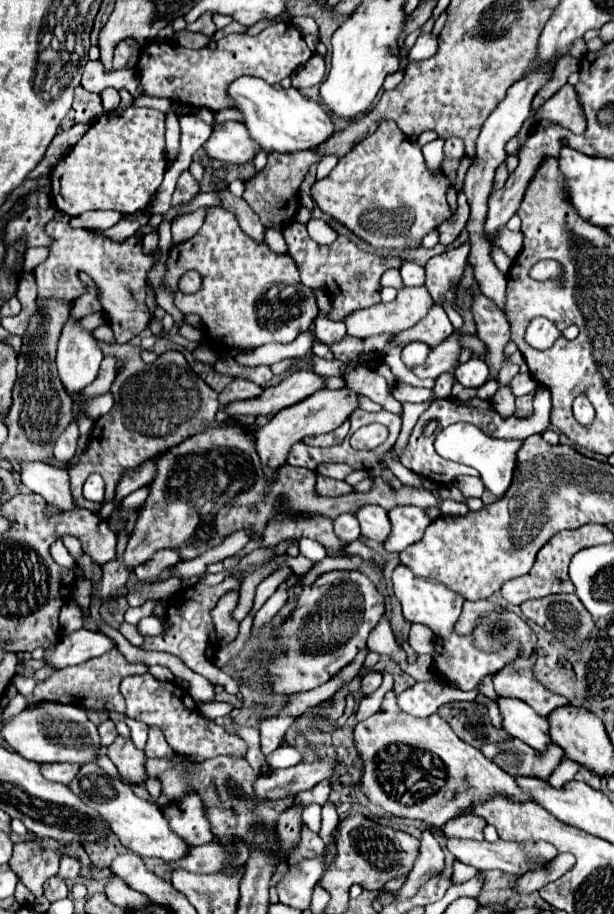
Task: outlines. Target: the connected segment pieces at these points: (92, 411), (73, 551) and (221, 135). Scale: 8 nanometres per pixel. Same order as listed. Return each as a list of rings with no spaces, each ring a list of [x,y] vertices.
[[[106,393],[106,395],[100,395],[100,397],[94,397],[90,401],[84,403],[86,407],[86,413],[92,417],[92,419],[100,419],[102,415],[106,415],[114,405],[114,399],[112,399],[112,393]]]
[[[64,537],[62,541],[64,541],[64,545],[66,545],[68,553],[70,553],[76,561],[84,555],[84,551],[82,551],[82,547],[80,547],[80,541],[78,541],[78,539],[74,539],[74,537]]]
[[[226,121],[214,123],[212,137],[202,147],[208,157],[220,159],[226,163],[246,163],[254,159],[254,153],[260,149],[250,137],[242,123]]]

